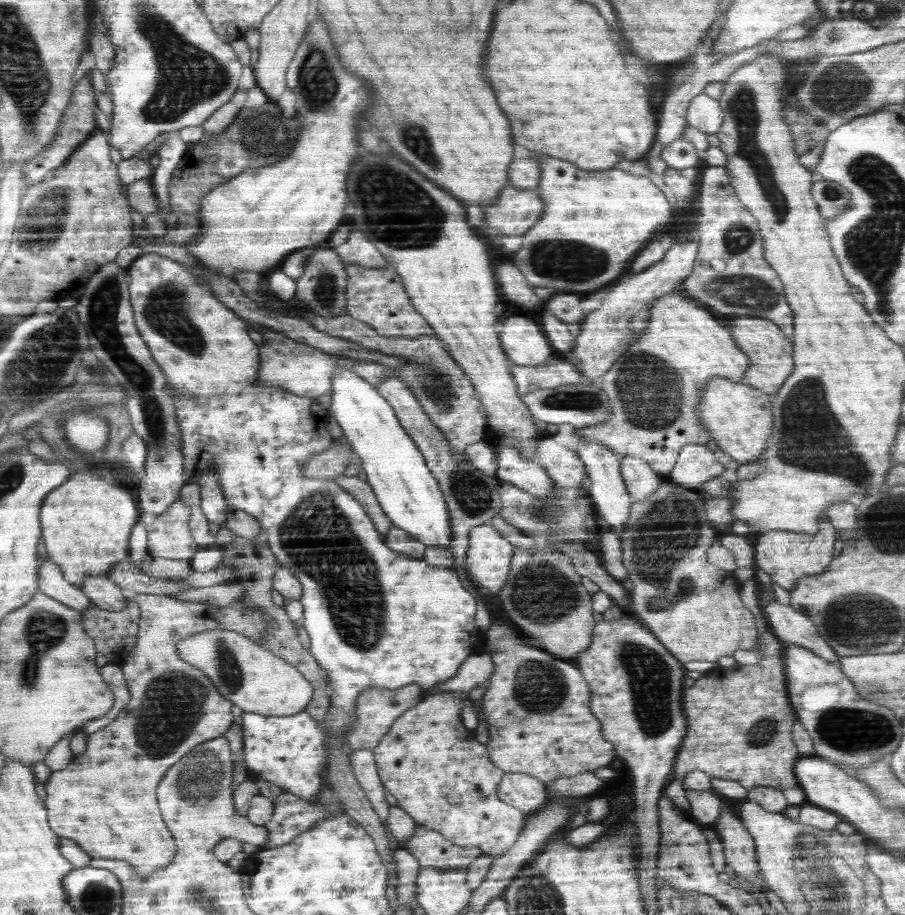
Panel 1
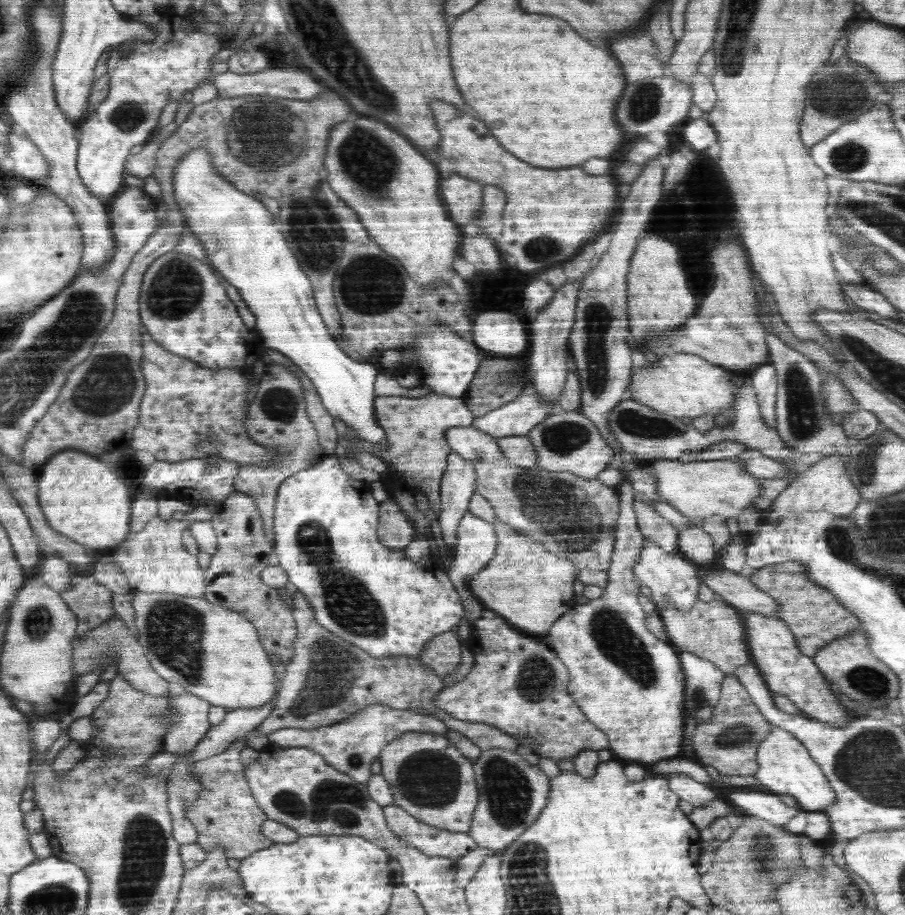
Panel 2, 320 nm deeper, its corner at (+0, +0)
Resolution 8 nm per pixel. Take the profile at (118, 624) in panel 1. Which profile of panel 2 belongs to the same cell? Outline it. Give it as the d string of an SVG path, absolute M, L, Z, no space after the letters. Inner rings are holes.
M79 572L74 577L73 587L62 591L62 596L80 620L77 640L119 617L116 610L113 610L112 594L112 590L95 581L92 574Z

